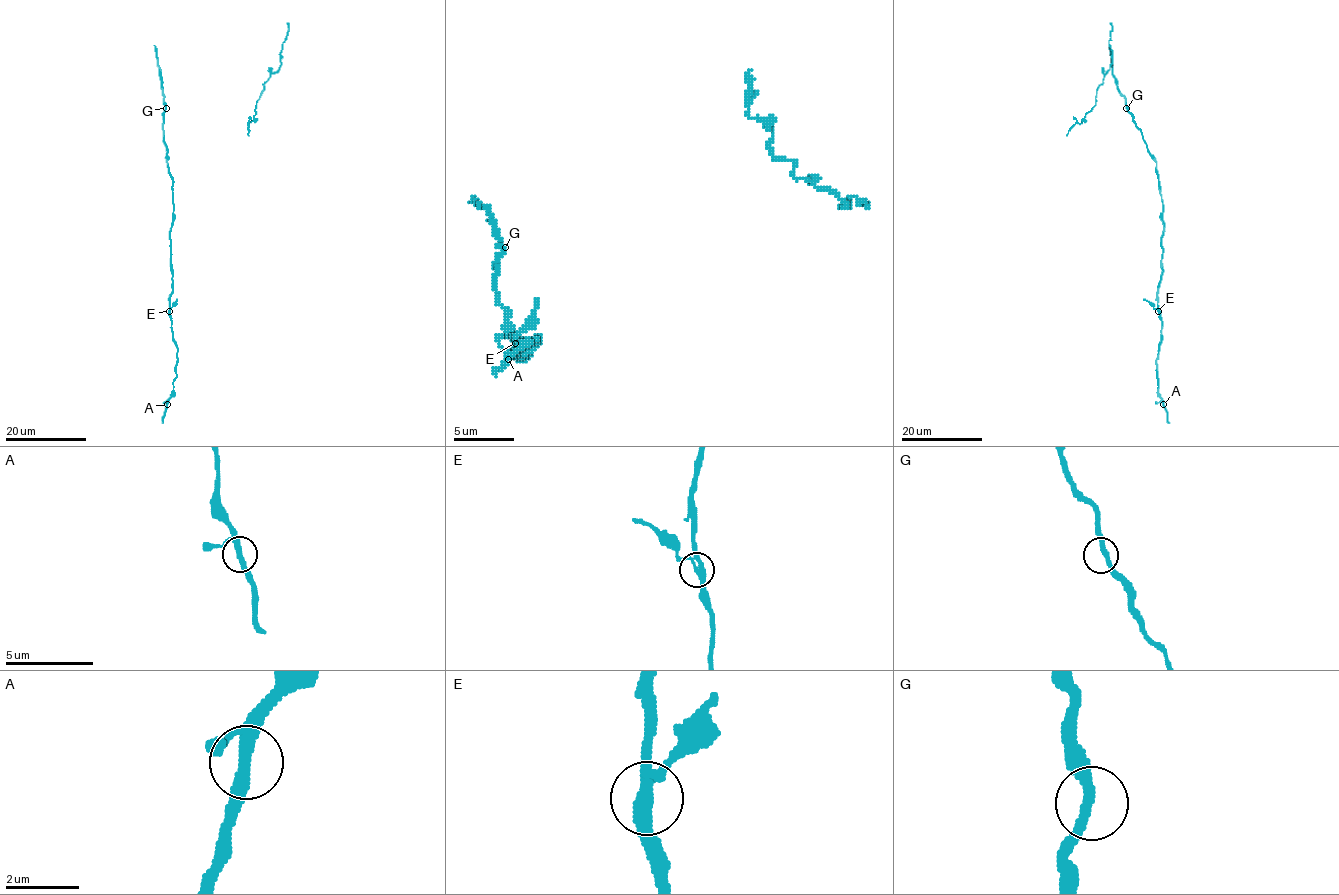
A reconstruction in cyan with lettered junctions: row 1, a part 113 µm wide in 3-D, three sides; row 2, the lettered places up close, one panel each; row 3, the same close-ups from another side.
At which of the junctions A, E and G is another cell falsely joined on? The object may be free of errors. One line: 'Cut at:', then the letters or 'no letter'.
Cut at: E

